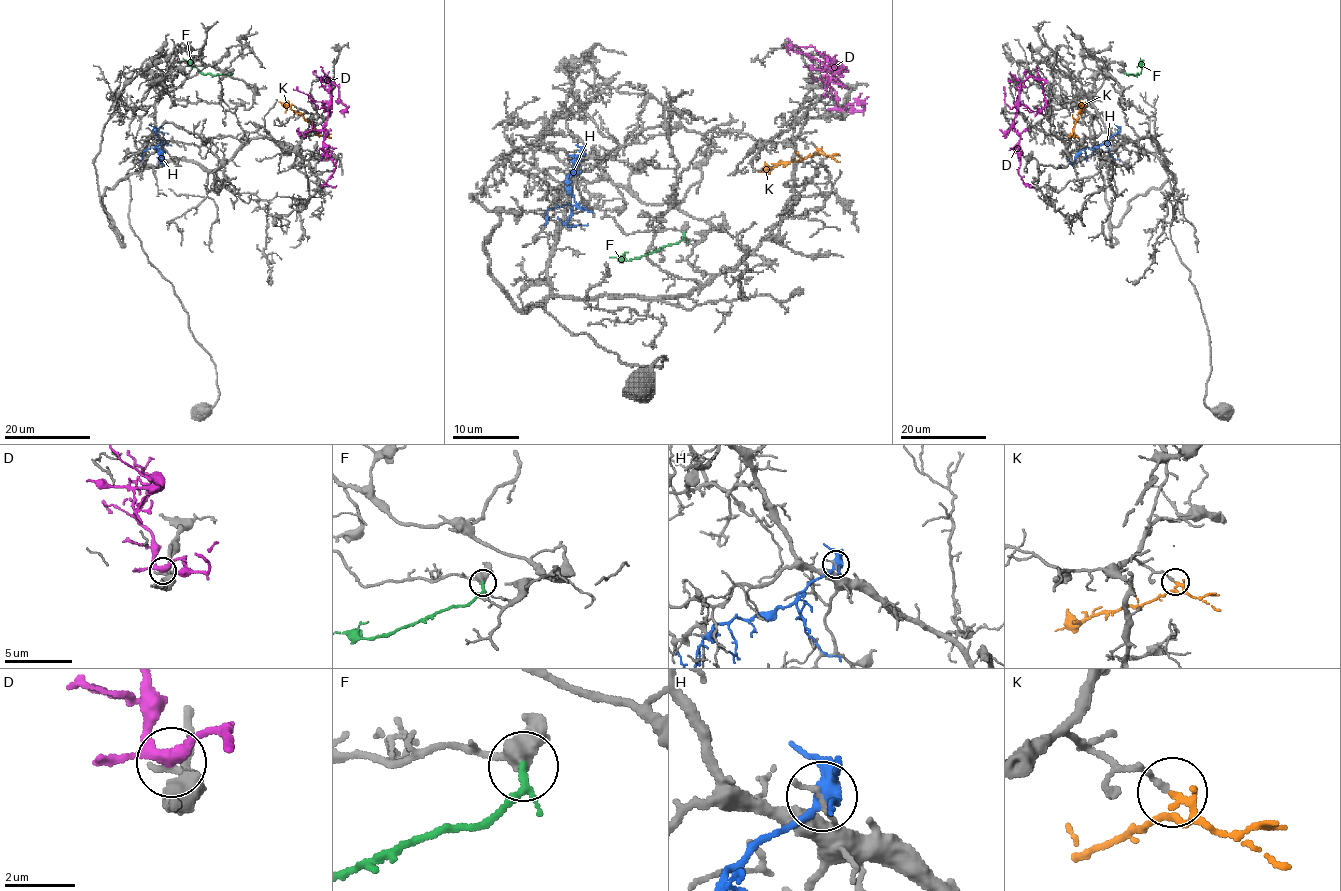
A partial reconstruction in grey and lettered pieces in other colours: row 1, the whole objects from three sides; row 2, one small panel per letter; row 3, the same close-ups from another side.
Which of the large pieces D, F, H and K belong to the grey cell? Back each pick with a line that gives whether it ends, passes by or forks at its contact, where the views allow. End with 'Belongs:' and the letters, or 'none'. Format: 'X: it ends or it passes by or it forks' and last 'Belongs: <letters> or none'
K: it forks
Belongs: K

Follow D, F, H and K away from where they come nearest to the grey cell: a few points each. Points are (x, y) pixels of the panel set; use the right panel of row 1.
D: (1045, 81), (1032, 77), (1026, 79), (1019, 87), (1014, 121), (1019, 137), (1018, 173), (1024, 183), (1031, 185)
F: (1124, 72), (1139, 73), (1142, 67), (1140, 57)
H: (1118, 130), (1098, 147), (1080, 151), (1072, 165), (1068, 158)
K: (1070, 134), (1085, 101)

